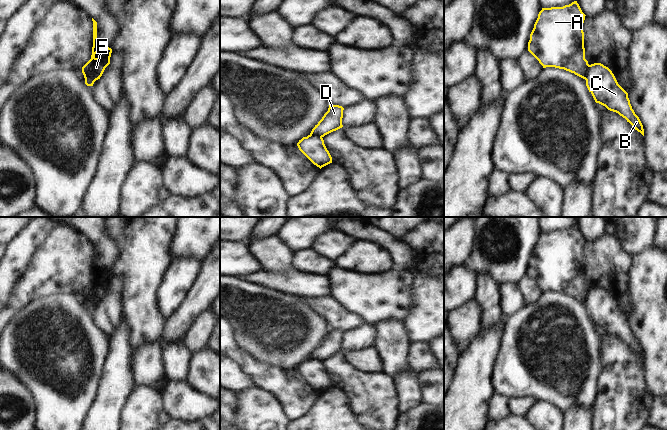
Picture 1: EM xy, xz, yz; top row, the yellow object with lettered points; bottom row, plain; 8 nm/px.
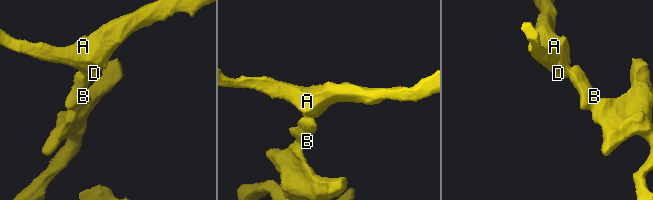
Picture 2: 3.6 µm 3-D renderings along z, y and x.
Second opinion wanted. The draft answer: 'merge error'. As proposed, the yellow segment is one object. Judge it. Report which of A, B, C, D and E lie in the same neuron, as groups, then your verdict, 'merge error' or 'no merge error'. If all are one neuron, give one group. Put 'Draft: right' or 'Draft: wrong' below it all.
A D E / B C; merge error
Draft: right

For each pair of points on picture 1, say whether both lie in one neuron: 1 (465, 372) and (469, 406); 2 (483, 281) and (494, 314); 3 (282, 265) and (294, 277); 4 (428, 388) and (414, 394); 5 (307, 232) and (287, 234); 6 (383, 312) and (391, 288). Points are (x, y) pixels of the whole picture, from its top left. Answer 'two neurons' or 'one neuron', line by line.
1: one neuron
2: one neuron
3: two neurons
4: two neurons
5: one neuron
6: one neuron

